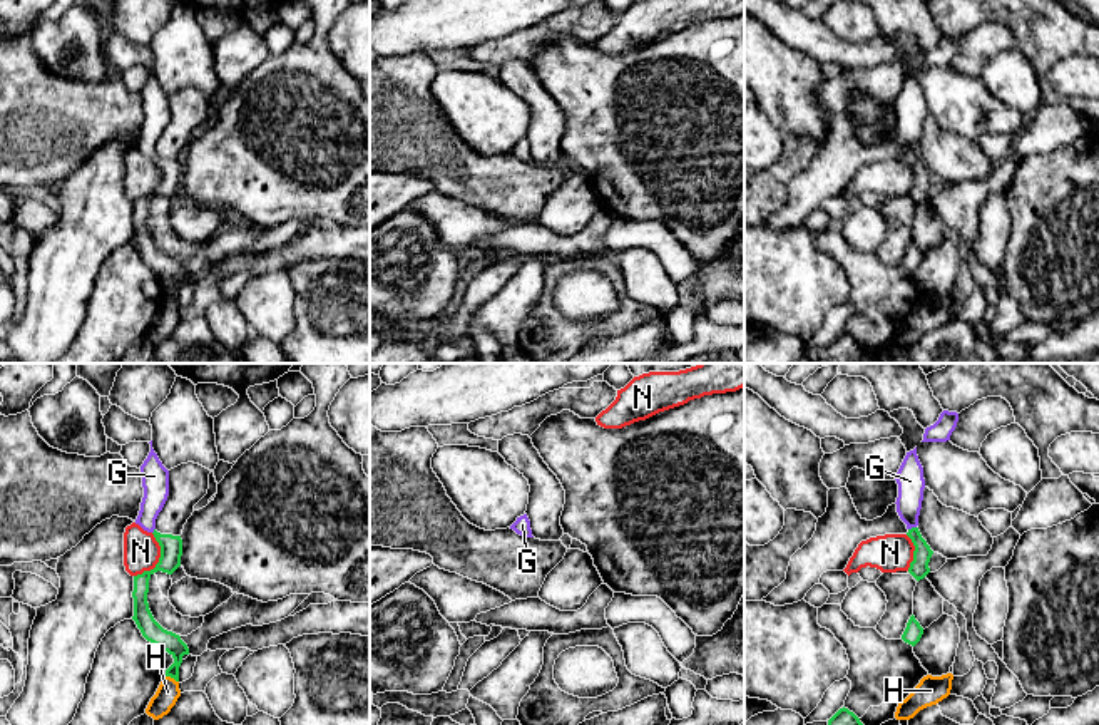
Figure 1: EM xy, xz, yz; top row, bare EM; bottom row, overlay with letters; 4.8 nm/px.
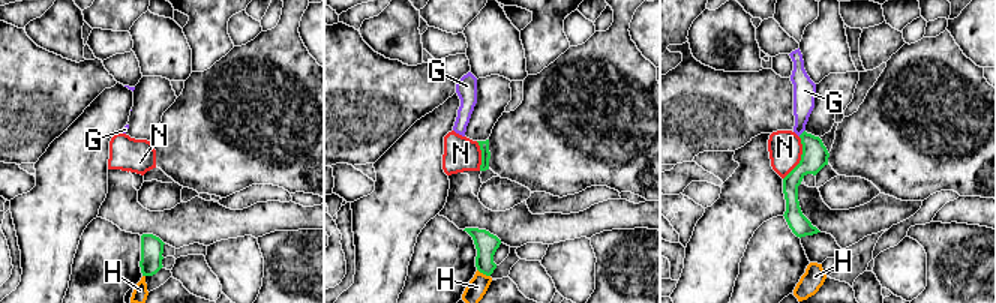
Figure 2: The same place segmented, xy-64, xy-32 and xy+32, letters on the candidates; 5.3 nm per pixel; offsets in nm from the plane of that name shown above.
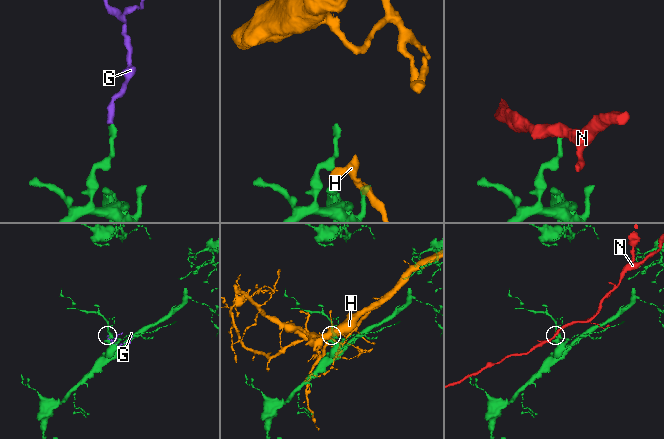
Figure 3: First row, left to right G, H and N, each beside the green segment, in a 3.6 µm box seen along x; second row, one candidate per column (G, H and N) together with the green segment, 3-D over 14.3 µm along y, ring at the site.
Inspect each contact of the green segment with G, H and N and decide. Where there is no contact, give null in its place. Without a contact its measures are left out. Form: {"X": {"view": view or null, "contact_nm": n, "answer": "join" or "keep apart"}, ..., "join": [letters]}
{"G": {"view": "yz", "contact_nm": 40, "answer": "join"}, "H": {"view": "xy", "contact_nm": 80, "answer": "keep apart"}, "N": {"view": "xy", "contact_nm": 240, "answer": "keep apart"}, "join": ["G"]}

